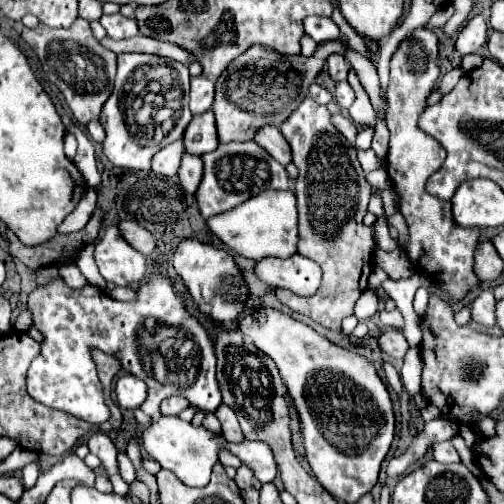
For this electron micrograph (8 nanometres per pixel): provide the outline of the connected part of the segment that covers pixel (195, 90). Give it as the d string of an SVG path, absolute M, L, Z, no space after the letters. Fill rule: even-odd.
M200 75L200 77L192 77L192 87L190 87L190 111L194 115L204 113L212 107L214 101L214 83Z

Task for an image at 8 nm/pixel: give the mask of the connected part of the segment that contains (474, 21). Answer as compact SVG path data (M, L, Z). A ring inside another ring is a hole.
M476 15L468 21L466 27L462 27L458 33L458 39L456 39L456 49L462 53L462 55L470 55L470 53L476 53L484 43L486 43L486 21L482 15Z

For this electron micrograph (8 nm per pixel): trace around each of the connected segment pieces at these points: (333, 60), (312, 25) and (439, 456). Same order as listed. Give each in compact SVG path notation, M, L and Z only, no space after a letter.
M334 53L334 55L330 55L326 59L326 63L328 63L328 75L330 75L332 81L346 81L346 77L348 77L348 63L346 63L346 59L342 55Z
M310 17L308 21L304 21L304 29L306 35L310 35L316 43L334 41L340 37L340 29L330 17Z
M442 441L442 443L436 443L432 447L432 453L434 453L434 459L440 461L440 463L460 463L460 457L456 453L456 449L452 447L450 441Z

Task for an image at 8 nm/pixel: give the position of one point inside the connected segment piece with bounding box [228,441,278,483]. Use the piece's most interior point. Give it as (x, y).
(258, 456)

